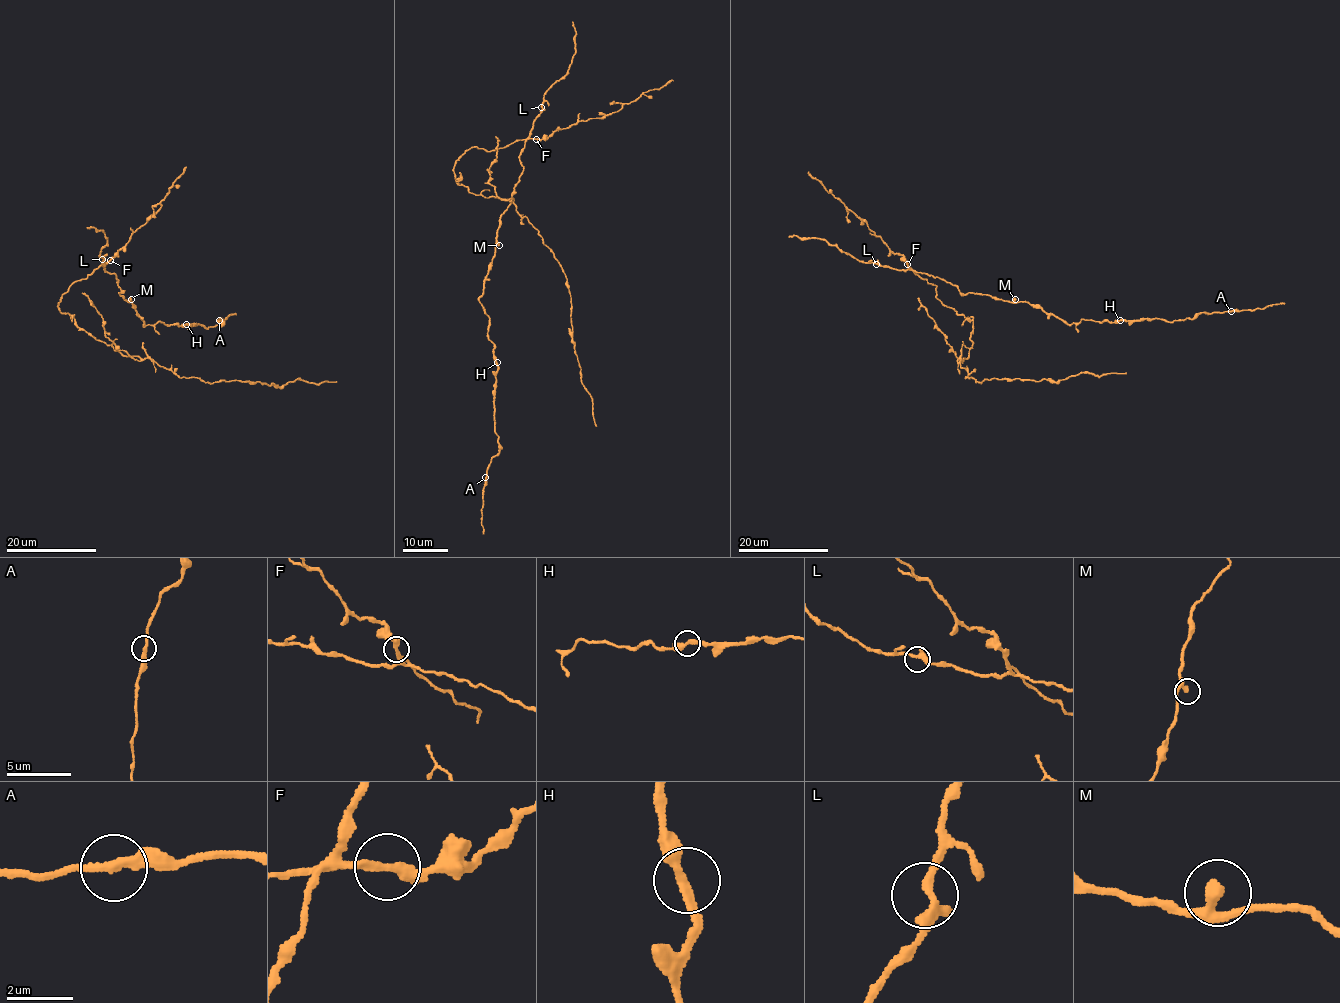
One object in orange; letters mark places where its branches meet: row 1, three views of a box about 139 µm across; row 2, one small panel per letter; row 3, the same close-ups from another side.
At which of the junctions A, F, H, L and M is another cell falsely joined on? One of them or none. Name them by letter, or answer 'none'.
F

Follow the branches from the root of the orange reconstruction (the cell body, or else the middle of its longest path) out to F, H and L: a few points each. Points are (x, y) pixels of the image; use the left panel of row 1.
F: (88, 275), (110, 260)
H: (88, 275), (101, 265), (116, 274), (118, 287), (125, 291), (119, 293), (132, 301), (144, 325), (186, 324)
L: (88, 275), (104, 265), (102, 259)

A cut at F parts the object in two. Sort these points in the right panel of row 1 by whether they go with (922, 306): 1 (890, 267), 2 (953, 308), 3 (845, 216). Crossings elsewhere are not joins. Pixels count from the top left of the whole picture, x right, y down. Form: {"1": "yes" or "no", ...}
{"1": "no", "2": "yes", "3": "yes"}

